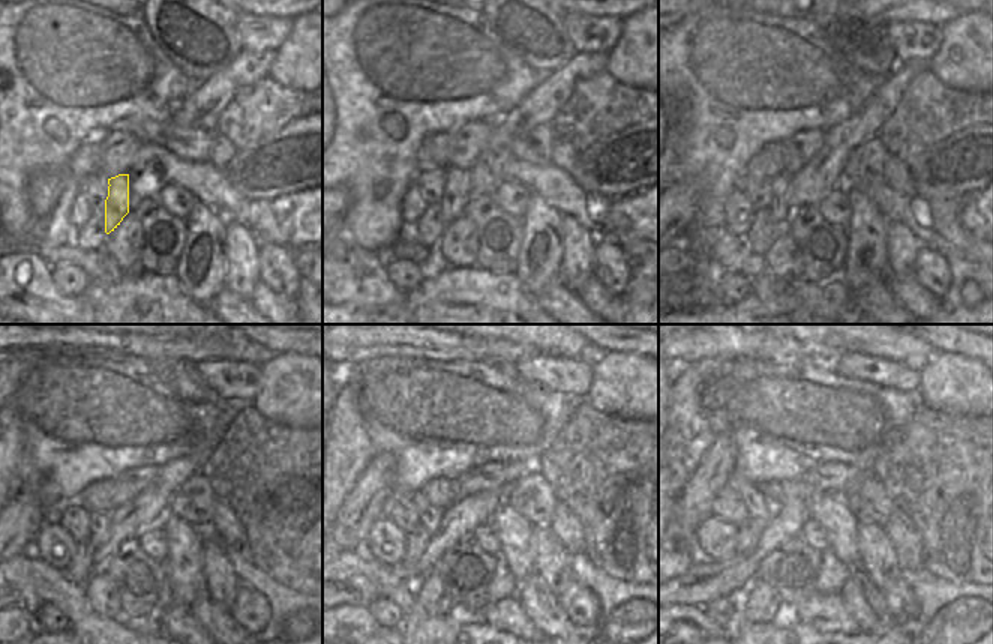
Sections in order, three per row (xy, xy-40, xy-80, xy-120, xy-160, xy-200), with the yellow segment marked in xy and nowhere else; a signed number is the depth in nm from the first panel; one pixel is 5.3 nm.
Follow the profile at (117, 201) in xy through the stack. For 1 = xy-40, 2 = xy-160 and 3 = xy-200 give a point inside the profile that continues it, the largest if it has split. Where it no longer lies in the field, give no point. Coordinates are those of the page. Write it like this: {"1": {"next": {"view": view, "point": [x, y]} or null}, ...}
{"1": {"next": {"view": "xy-40", "point": [458, 186]}}, "2": {"next": {"view": "xy-160", "point": [429, 515]}}, "3": {"next": {"view": "xy-200", "point": [756, 503]}}}

